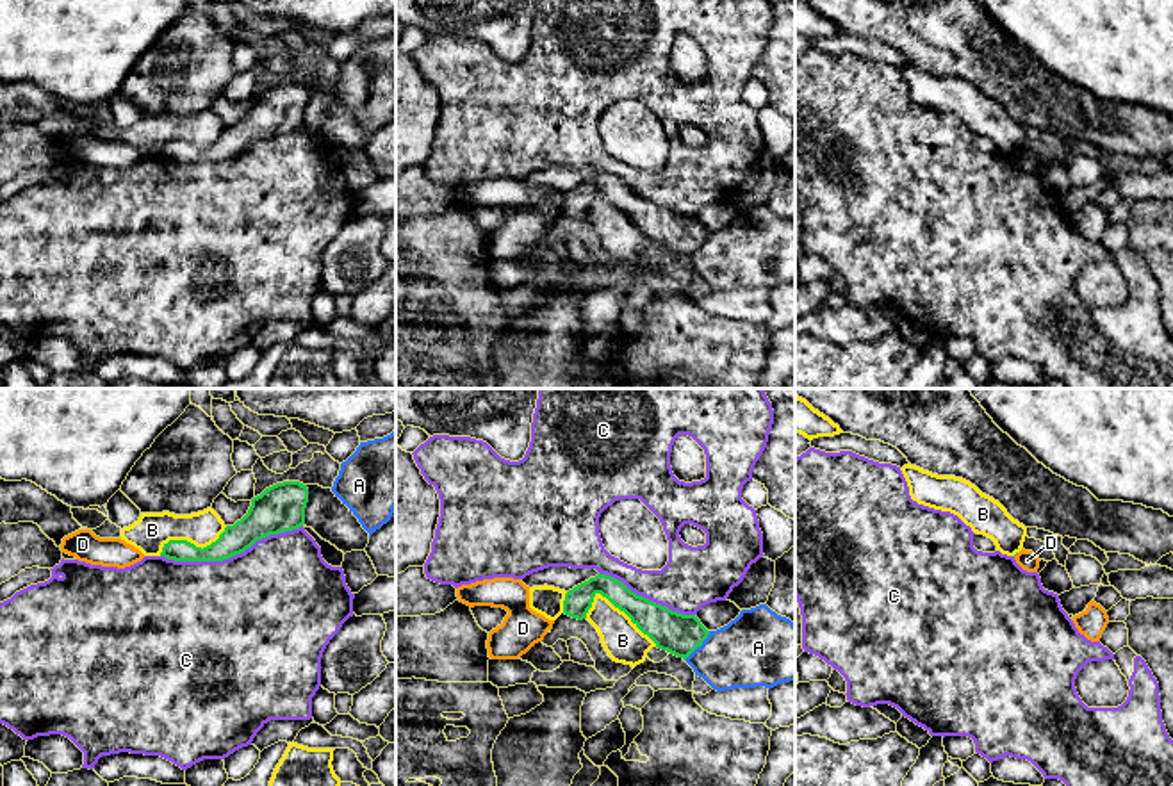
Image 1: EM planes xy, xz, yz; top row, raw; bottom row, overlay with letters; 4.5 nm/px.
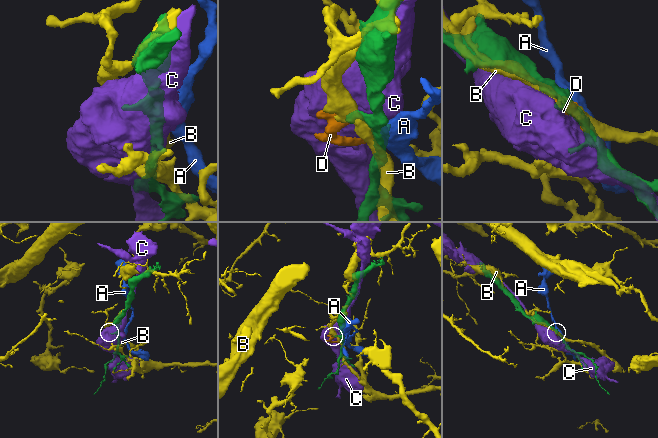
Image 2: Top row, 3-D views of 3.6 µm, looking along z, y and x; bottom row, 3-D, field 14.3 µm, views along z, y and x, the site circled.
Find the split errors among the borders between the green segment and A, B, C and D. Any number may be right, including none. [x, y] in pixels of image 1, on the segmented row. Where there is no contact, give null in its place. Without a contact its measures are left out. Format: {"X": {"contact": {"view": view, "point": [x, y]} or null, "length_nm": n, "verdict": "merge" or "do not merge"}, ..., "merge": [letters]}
{"A": {"contact": {"view": "xz", "point": [699, 646]}, "length_nm": 180, "verdict": "do not merge"}, "B": {"contact": {"view": "xz", "point": [626, 614]}, "length_nm": 380, "verdict": "do not merge"}, "C": {"contact": {"view": "xy", "point": [230, 556]}, "length_nm": 650, "verdict": "do not merge"}, "D": {"contact": null, "verdict": "do not merge"}, "merge": []}

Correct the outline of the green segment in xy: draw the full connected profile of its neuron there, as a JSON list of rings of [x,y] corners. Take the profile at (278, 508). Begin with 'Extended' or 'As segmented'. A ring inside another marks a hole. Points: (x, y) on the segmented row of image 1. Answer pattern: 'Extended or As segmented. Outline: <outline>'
As segmented. Outline: [[[283,481],[251,499],[248,513],[226,526],[216,542],[196,547],[187,540],[169,540],[160,556],[175,561],[223,561],[250,549],[269,535],[298,529],[305,524],[308,488],[299,481]]]

